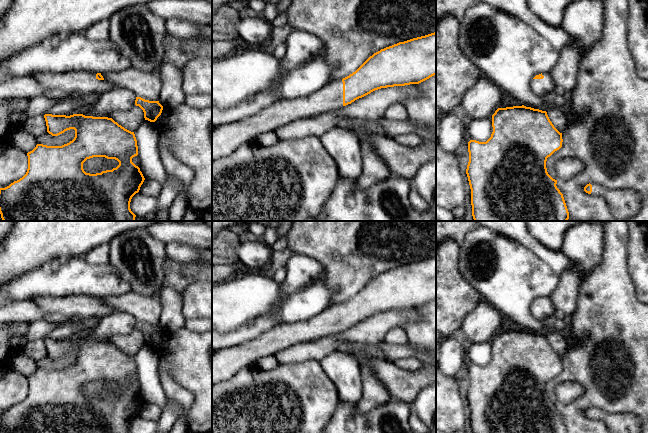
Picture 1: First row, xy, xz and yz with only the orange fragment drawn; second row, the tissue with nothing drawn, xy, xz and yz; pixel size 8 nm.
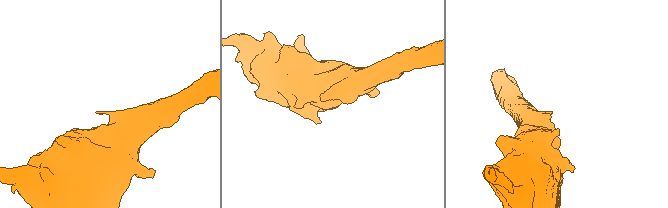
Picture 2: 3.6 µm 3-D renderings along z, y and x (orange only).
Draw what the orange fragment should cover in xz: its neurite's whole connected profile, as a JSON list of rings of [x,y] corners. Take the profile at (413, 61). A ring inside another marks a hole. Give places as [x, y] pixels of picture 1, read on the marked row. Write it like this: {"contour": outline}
{"contour": [[[436,32],[399,42],[370,56],[355,72],[303,99],[282,99],[244,120],[212,129],[212,161],[228,156],[259,134],[337,110],[371,92],[419,84],[436,75]]]}

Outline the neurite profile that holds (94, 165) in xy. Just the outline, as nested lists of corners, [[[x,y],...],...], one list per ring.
[[[93,157],[87,159],[83,163],[83,169],[86,173],[96,174],[102,171],[112,170],[119,165],[119,162],[115,159],[107,159],[105,157]]]

